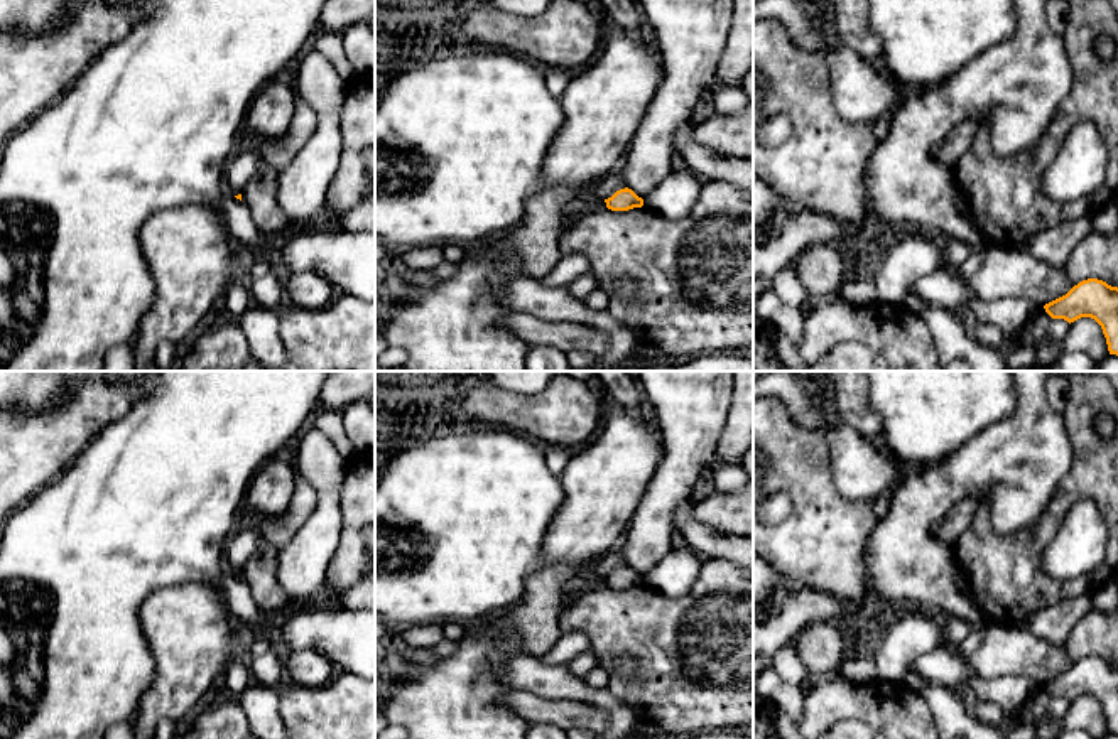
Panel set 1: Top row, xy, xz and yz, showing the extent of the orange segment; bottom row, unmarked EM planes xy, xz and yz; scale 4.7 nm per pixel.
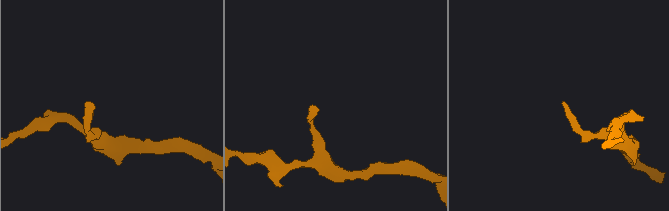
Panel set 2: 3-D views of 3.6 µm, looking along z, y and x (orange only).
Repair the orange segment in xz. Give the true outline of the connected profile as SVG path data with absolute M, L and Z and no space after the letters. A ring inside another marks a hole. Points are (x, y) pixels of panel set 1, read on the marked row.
M628 187L616 191L611 197L605 199L605 202L606 202L606 208L611 211L628 211L628 209L643 206L643 199L638 197Z

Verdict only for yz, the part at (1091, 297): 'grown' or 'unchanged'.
unchanged

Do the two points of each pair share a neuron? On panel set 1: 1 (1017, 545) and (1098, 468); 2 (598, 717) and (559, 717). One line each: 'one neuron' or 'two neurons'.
1: one neuron
2: one neuron

